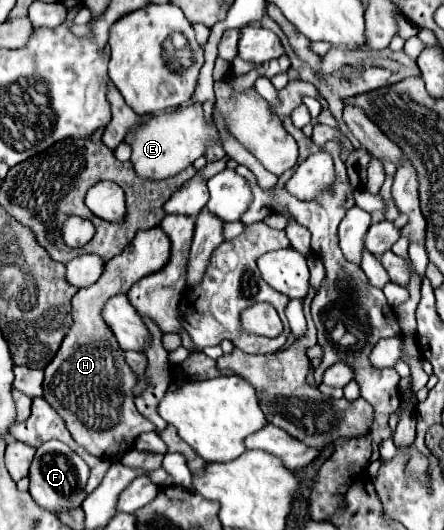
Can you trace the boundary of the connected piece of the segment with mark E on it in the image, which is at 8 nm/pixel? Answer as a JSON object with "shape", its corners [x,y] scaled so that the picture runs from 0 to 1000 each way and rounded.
{"shape":[[[432,194],[432,198],[410,202],[401,213],[347,217],[342,228],[302,243],[284,258],[284,270],[297,274],[293,304],[297,304],[297,311],[315,334],[324,334],[324,338],[374,338],[374,334],[405,326],[423,311],[432,311],[446,296],[455,296],[464,289],[464,281],[473,274],[500,270],[500,258],[495,258],[491,236],[486,236],[486,221],[464,225],[455,198]]]}

